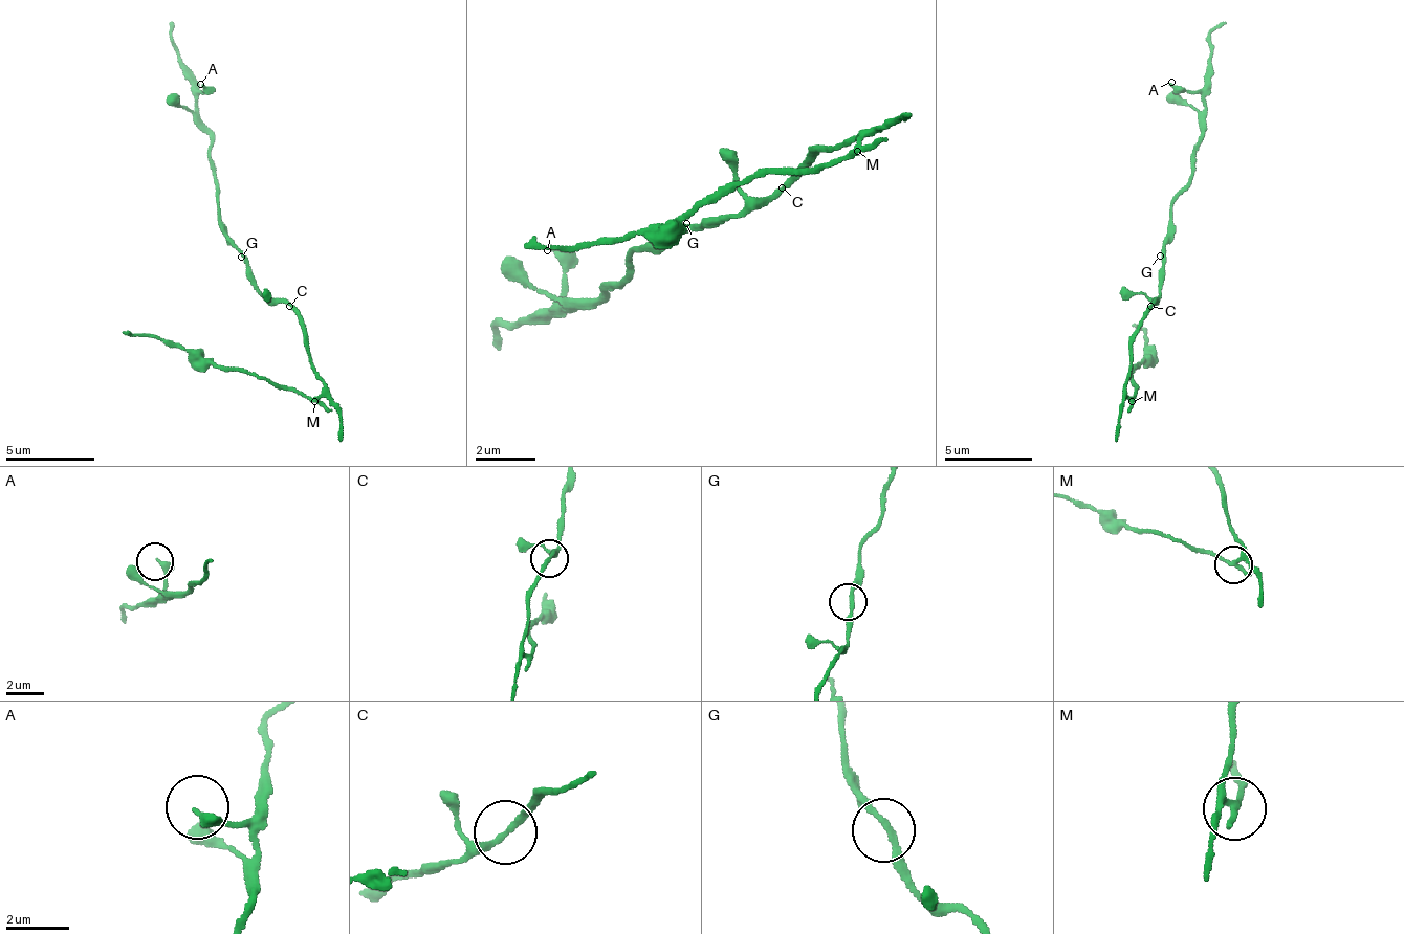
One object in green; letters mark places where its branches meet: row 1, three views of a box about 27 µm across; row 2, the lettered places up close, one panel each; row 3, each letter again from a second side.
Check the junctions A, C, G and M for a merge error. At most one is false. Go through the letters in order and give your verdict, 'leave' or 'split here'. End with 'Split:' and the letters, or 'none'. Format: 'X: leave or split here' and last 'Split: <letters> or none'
A: leave
C: leave
G: leave
M: split here
Split: M

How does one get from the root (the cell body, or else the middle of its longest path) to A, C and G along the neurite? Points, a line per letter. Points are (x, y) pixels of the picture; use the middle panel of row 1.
A: (765, 195), (740, 218), (631, 250), (618, 286), (588, 305), (561, 304), (566, 266), (547, 250)
C: (765, 195), (772, 195), (782, 187)
G: (765, 195), (740, 218), (717, 217), (707, 224), (686, 223)

